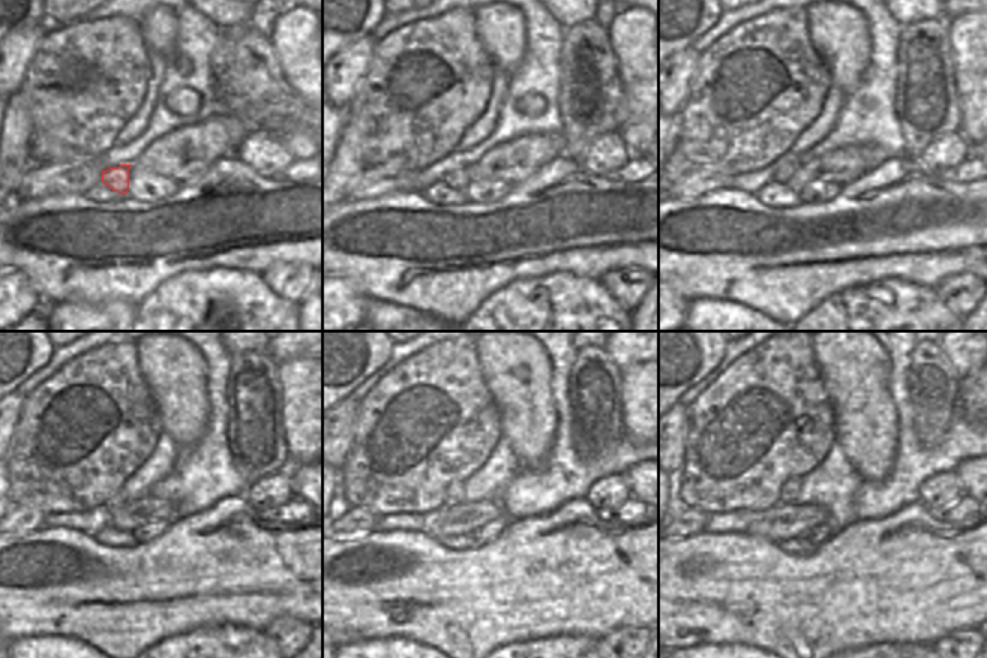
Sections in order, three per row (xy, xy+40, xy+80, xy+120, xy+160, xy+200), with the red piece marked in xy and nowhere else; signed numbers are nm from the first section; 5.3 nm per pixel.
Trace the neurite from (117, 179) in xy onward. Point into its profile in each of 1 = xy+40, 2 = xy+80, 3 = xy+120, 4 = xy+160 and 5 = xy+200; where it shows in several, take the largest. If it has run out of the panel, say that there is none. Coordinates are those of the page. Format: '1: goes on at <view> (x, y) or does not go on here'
1: goes on at xy+40 (458, 180)
2: goes on at xy+80 (782, 176)
3: goes on at xy+120 (117, 499)
4: goes on at xy+160 (455, 495)
5: goes on at xy+200 (791, 489)

